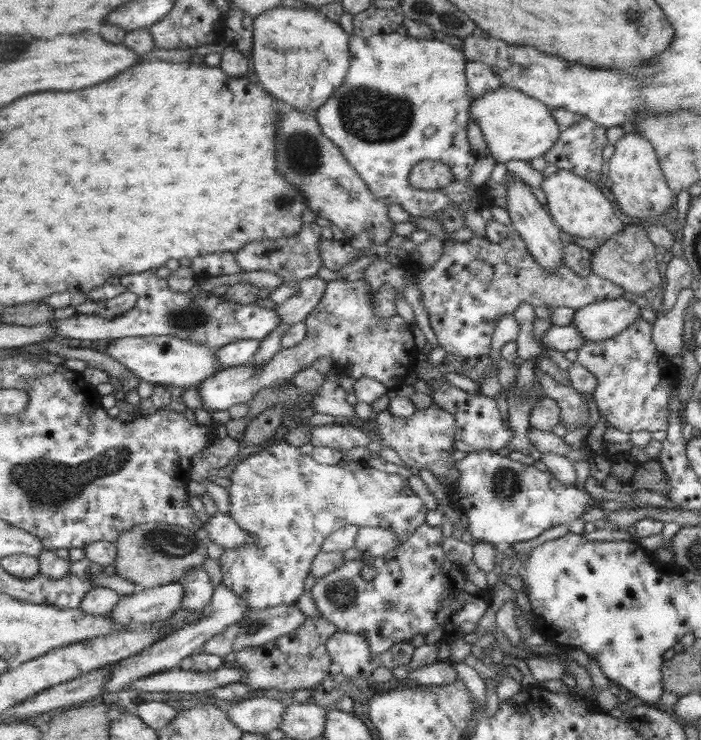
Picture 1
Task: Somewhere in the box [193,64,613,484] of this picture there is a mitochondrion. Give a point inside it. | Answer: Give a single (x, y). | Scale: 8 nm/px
(370, 116)

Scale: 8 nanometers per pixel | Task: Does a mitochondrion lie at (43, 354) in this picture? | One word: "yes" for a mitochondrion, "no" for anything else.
no

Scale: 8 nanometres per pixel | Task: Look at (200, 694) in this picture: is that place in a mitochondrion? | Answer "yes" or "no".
no

